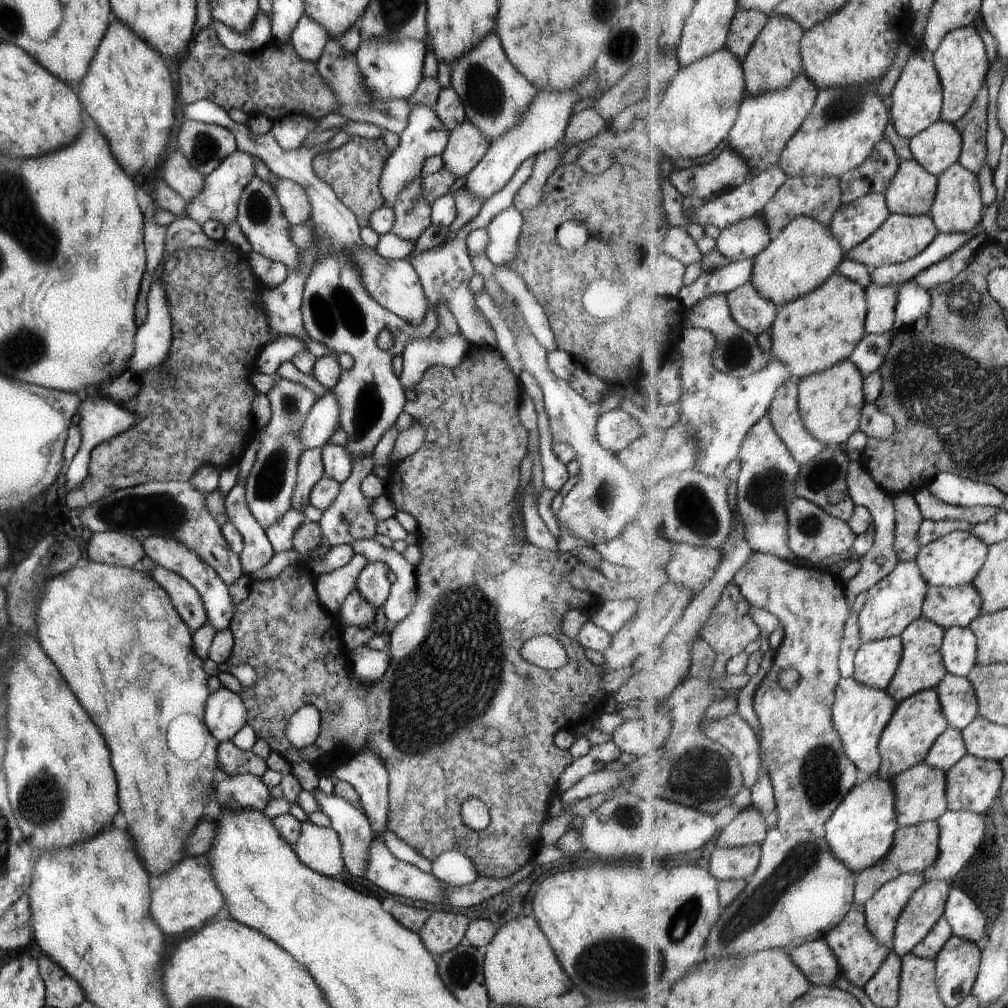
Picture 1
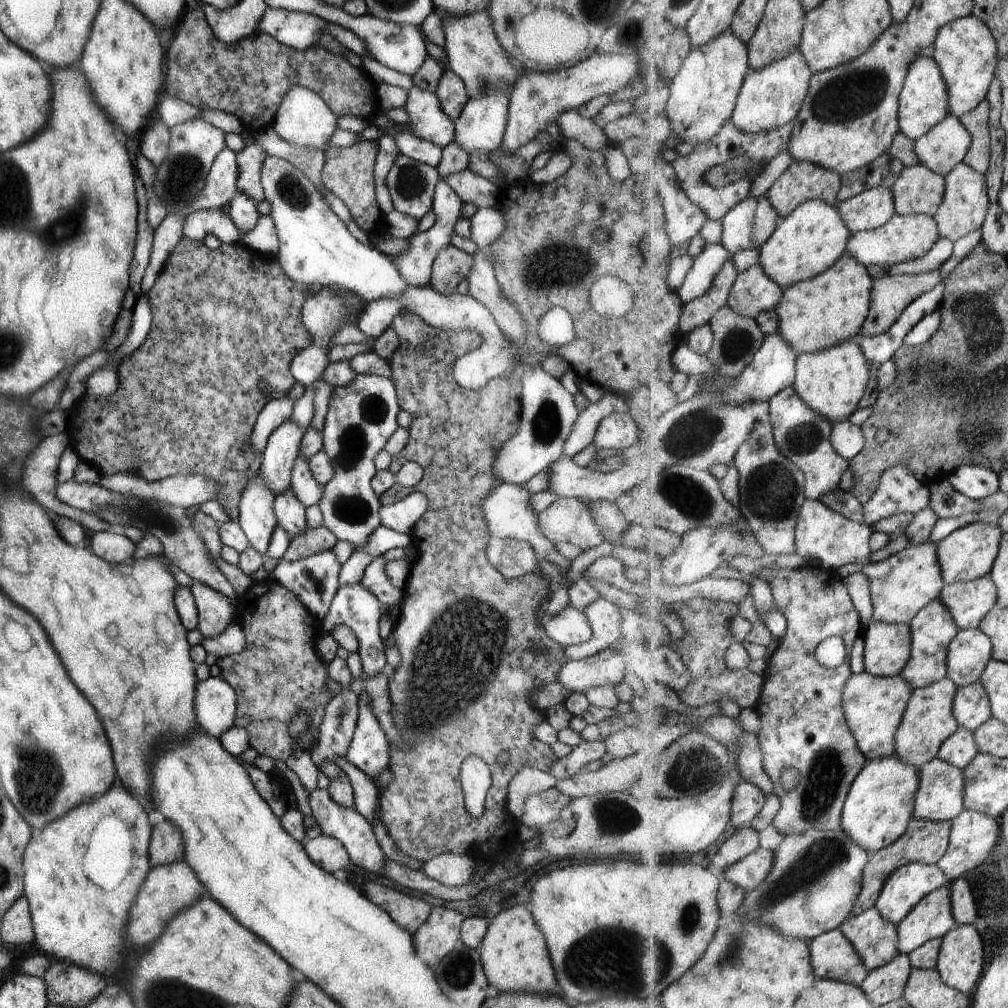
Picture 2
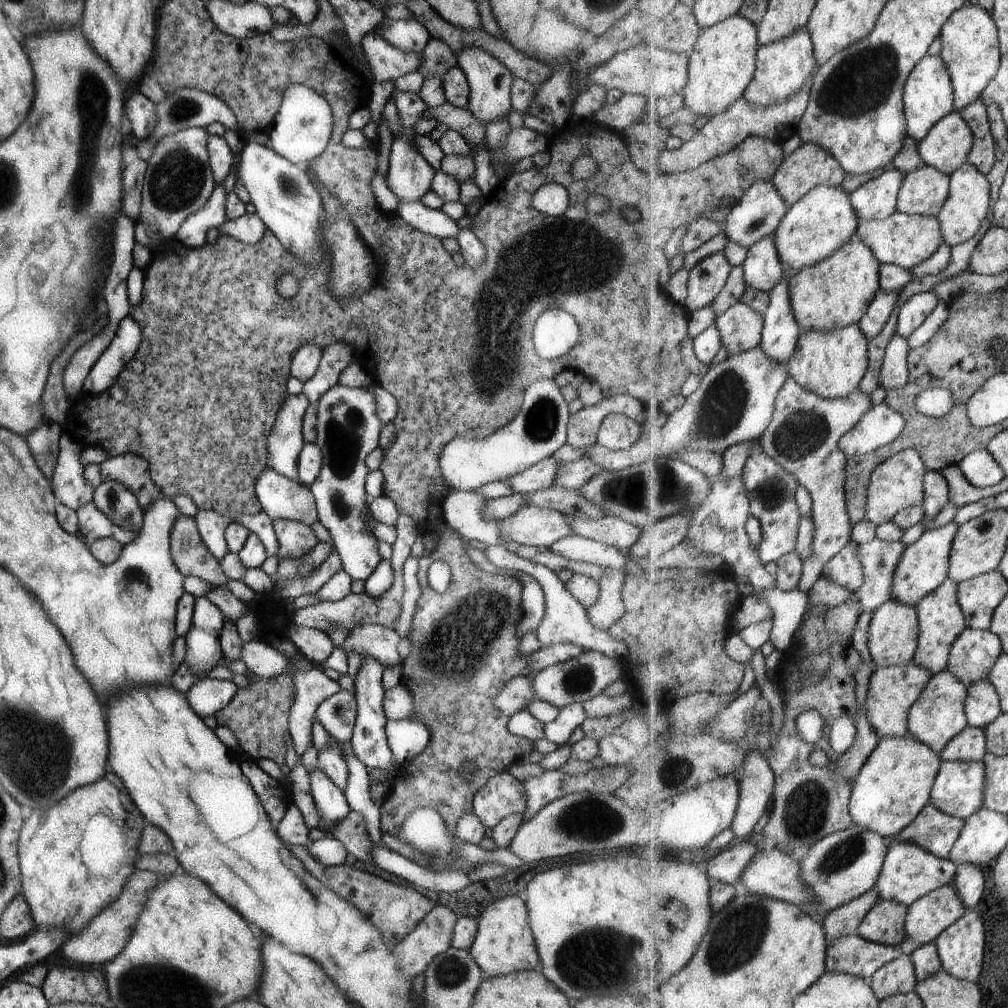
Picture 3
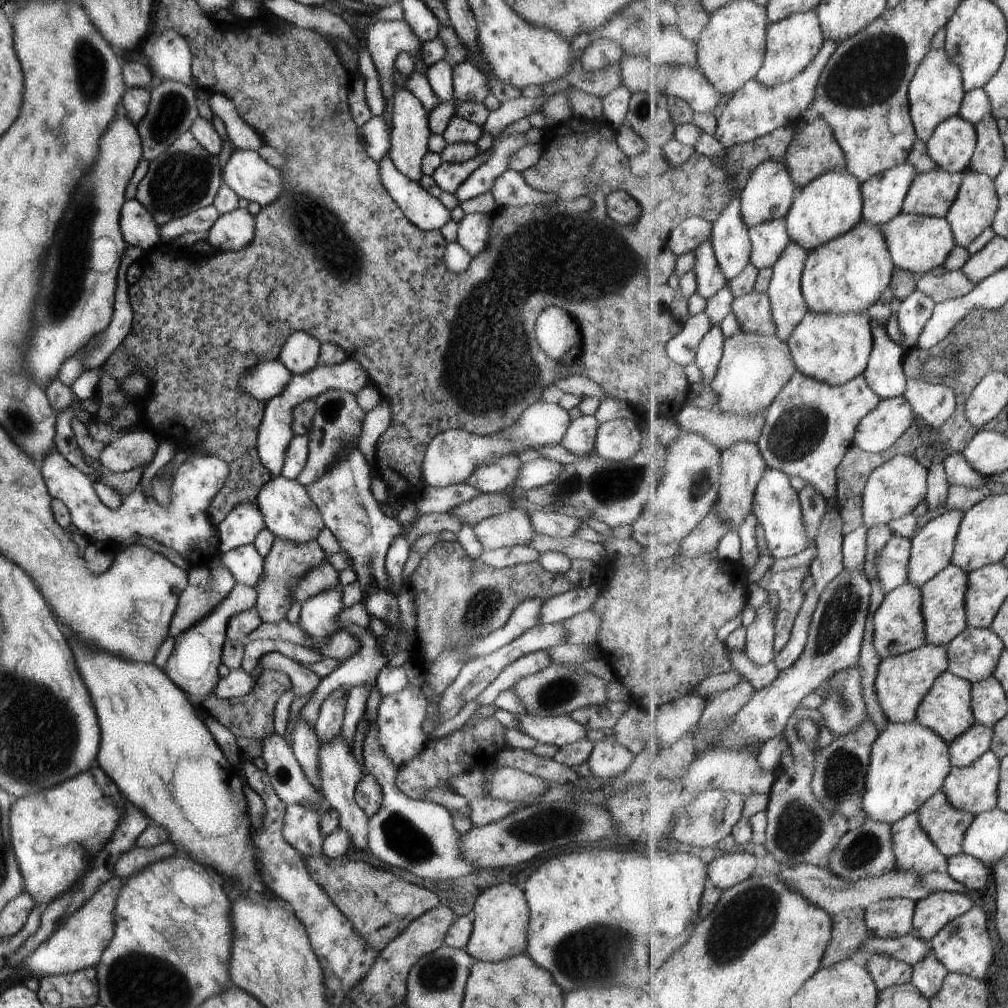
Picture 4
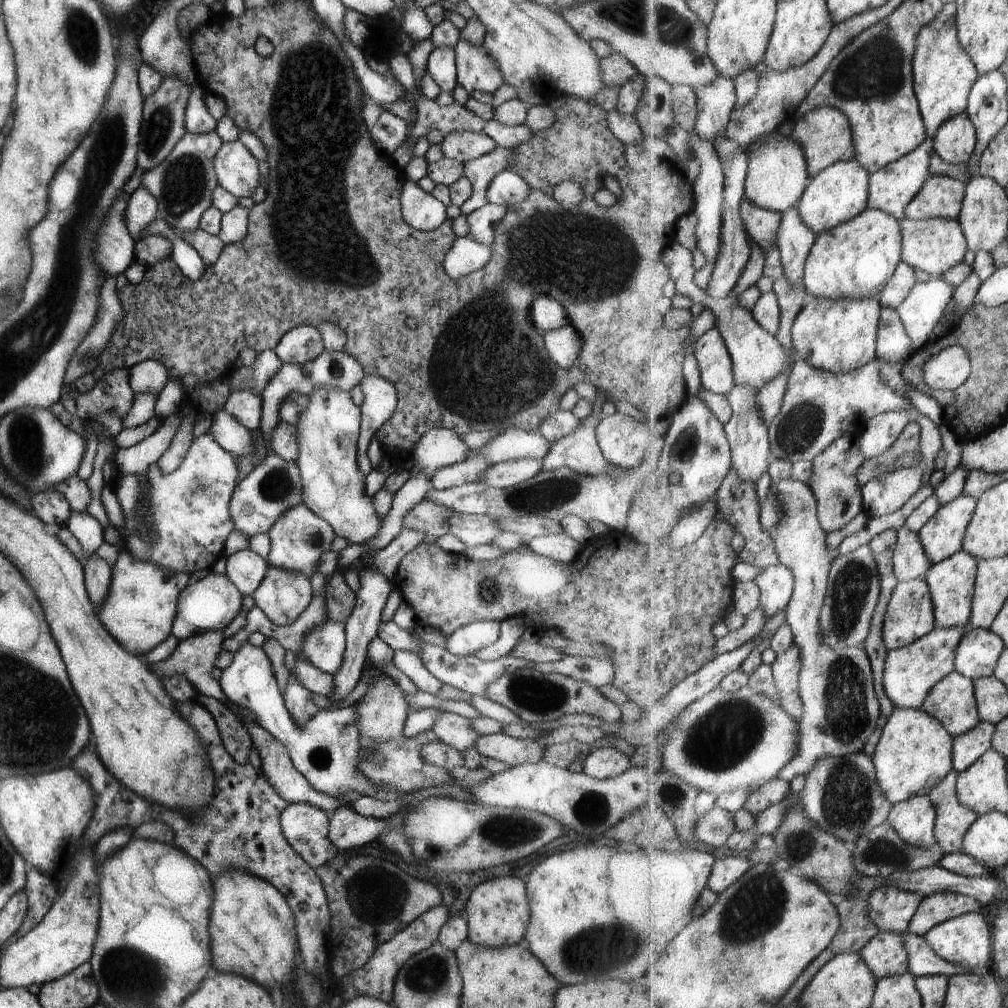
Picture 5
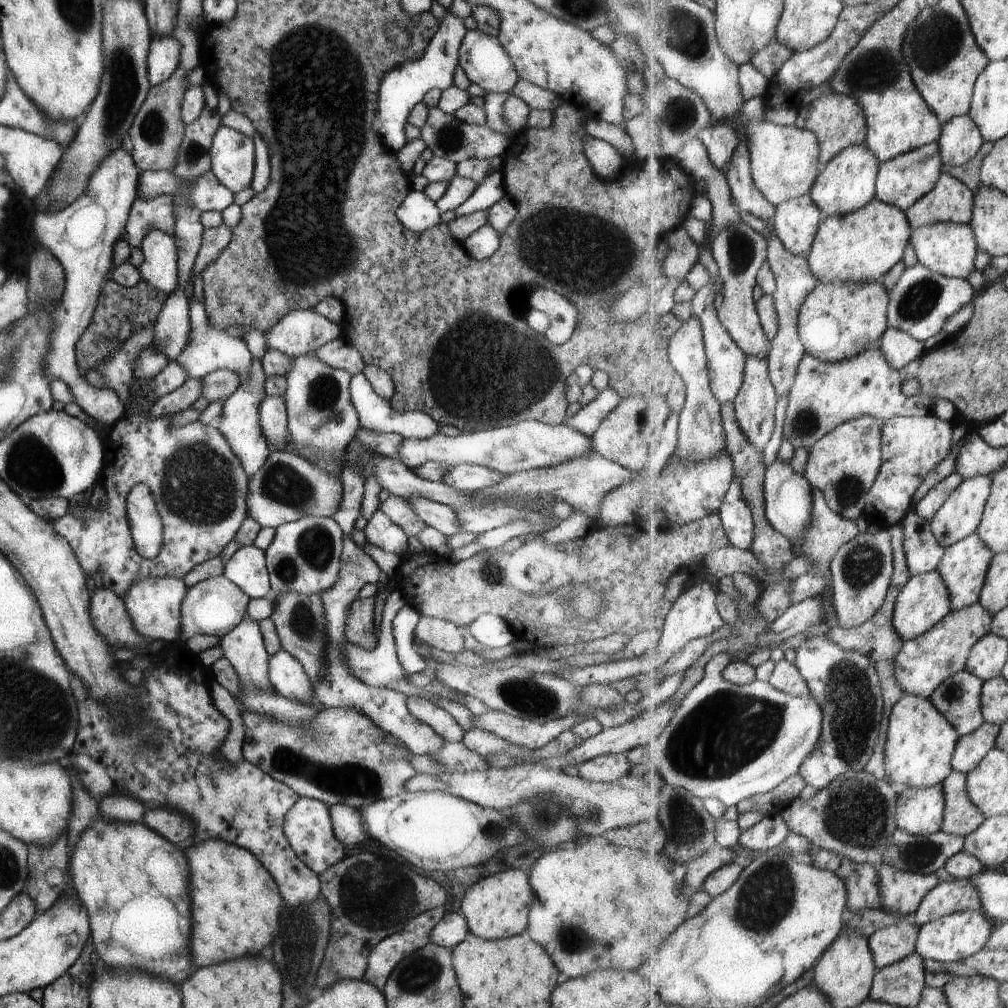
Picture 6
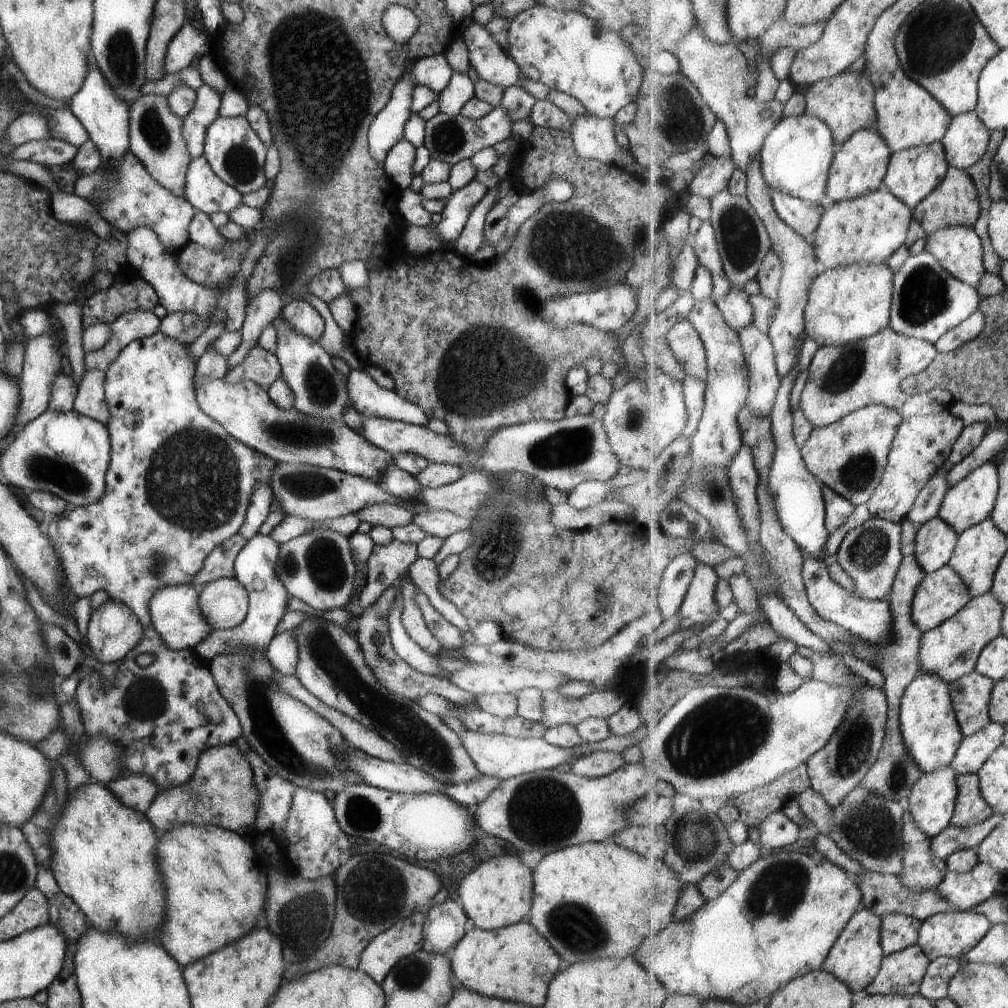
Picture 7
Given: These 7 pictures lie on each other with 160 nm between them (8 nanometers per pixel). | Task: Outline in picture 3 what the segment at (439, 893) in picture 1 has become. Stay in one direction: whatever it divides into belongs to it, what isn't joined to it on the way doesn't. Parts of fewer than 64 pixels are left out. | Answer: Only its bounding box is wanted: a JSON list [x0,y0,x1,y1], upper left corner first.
[309,771,352,834]

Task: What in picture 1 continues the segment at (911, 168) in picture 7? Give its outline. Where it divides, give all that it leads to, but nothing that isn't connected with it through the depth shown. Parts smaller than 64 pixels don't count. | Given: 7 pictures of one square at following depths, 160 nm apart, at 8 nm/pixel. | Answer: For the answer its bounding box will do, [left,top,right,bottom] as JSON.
[830,193,891,253]

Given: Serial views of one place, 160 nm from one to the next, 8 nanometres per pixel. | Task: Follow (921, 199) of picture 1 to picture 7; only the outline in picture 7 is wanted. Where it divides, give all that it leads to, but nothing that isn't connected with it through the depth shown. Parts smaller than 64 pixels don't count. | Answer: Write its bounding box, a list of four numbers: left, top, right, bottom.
[913,167,983,235]

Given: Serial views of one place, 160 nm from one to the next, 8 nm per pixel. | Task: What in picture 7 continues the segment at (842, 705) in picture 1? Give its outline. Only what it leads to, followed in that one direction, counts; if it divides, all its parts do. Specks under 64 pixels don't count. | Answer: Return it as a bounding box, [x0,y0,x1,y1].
[919,592,1005,684]

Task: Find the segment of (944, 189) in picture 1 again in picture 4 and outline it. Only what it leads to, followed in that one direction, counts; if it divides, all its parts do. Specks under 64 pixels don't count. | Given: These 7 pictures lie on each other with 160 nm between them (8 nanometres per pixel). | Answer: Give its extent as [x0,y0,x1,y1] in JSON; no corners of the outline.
[946,171,1000,248]

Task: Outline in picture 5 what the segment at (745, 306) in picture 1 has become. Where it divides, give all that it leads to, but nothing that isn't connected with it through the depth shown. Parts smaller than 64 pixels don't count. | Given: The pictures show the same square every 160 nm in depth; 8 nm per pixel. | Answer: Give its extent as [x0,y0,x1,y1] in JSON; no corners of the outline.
[740,194,784,253]

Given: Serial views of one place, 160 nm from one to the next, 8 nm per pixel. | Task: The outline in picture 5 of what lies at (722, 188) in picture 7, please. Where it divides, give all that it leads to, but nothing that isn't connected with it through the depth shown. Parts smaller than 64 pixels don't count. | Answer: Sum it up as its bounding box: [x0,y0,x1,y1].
[694,75,736,142]

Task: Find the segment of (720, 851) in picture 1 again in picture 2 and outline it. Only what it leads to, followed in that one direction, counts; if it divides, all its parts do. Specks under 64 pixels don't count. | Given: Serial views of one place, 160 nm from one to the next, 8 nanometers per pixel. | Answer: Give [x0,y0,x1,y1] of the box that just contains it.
[720,846,775,893]

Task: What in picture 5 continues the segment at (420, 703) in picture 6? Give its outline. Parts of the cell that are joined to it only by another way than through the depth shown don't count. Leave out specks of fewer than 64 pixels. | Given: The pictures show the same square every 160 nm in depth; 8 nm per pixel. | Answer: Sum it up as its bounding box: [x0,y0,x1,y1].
[430,712,479,752]

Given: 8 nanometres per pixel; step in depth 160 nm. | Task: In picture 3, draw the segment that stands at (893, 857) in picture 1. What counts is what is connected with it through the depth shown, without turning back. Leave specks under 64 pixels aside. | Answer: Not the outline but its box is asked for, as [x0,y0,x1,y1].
[821,803,966,941]

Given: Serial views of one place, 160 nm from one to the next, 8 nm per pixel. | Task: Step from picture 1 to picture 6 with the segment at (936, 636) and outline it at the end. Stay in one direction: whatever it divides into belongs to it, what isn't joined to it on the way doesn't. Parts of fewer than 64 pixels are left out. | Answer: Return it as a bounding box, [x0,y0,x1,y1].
[937,532,996,610]

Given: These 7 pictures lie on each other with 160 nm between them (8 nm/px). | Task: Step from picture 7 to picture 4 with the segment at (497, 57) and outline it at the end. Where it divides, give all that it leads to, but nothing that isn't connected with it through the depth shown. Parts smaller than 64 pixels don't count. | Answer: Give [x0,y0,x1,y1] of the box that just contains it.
[452,59,490,103]

